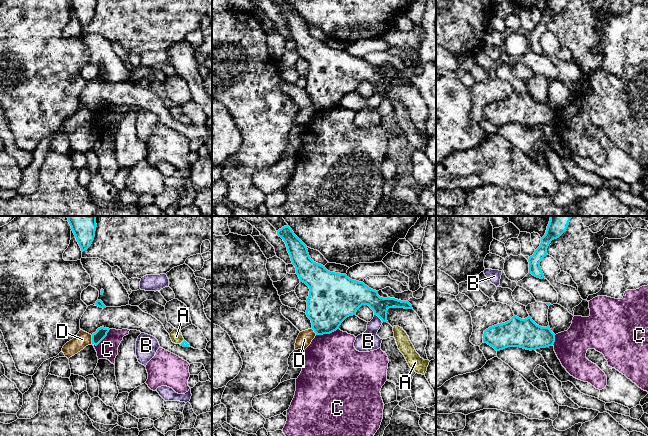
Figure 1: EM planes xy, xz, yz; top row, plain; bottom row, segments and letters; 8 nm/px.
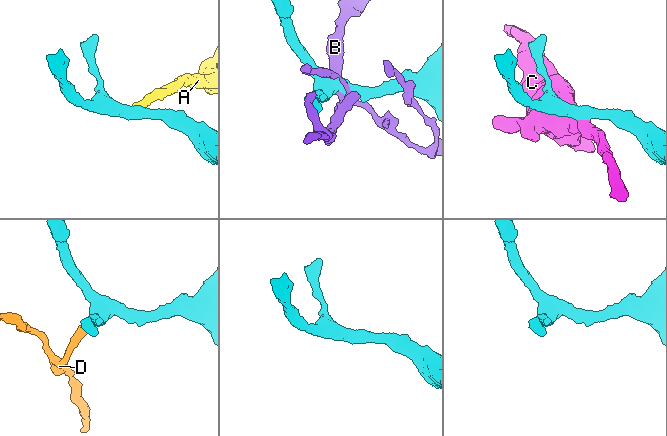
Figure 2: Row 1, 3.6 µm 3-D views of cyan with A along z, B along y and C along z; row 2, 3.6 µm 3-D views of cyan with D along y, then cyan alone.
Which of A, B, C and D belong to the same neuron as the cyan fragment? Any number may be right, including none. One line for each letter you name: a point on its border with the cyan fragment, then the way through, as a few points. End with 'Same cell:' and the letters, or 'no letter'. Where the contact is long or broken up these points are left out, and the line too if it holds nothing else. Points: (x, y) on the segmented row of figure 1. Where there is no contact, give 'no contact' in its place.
A: xy (182, 342) | across xy (184, 343), (182, 342), (176, 336)
Same cell: A

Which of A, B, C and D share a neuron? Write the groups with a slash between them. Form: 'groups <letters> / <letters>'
groups A / B / C / D

